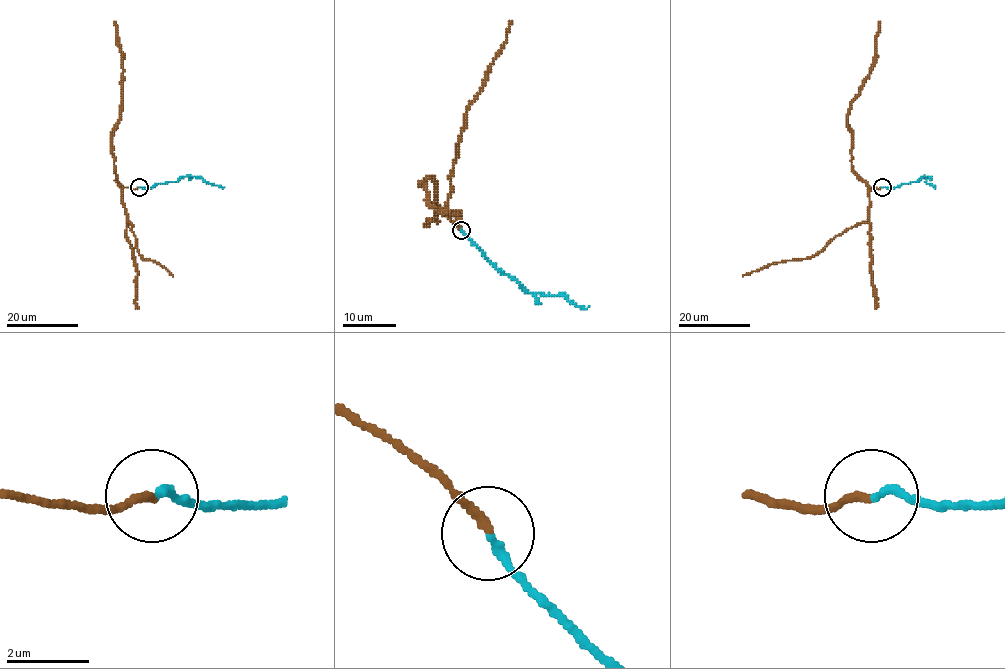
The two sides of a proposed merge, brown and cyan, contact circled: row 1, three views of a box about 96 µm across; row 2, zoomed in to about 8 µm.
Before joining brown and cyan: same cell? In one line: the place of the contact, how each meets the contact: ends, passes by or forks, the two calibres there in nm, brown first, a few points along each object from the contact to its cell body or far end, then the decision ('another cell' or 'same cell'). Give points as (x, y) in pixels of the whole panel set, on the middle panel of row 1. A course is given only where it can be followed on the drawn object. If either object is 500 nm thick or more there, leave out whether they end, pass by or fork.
at (461, 230); brown ends there; cyan ends there; 190 nm thick on the brown side, 200 nm on the other; brown runs (462, 230), (430, 204), (422, 183), (431, 178), (436, 215), (423, 224); cyan runs (462, 230), (486, 258), (532, 294), (564, 295), (578, 306), (588, 307); same cell

